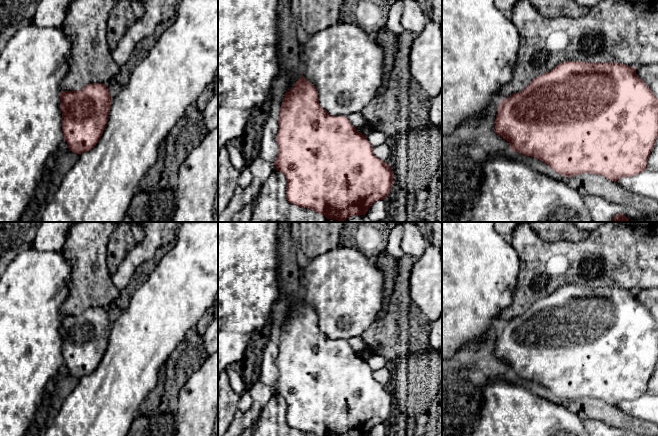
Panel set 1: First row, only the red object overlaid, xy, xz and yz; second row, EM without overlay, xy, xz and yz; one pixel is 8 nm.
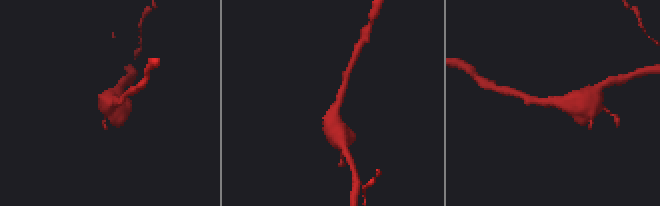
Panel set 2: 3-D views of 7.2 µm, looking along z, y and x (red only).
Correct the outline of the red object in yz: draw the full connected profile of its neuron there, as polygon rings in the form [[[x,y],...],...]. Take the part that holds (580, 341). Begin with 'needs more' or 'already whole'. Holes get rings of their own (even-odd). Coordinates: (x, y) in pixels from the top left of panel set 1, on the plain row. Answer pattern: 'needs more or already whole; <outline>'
already whole; [[[565,285],[534,302],[522,315],[500,325],[494,355],[509,366],[511,374],[535,381],[561,399],[572,401],[581,397],[594,397],[617,406],[621,401],[635,400],[648,392],[648,382],[658,360],[658,322],[636,298],[636,291],[617,286]]]

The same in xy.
already whole; [[[103,307],[84,309],[81,314],[61,315],[62,356],[70,375],[81,378],[95,371],[108,345],[112,321]]]

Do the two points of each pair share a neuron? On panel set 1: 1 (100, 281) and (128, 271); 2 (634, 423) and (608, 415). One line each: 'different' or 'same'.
1: different
2: same

